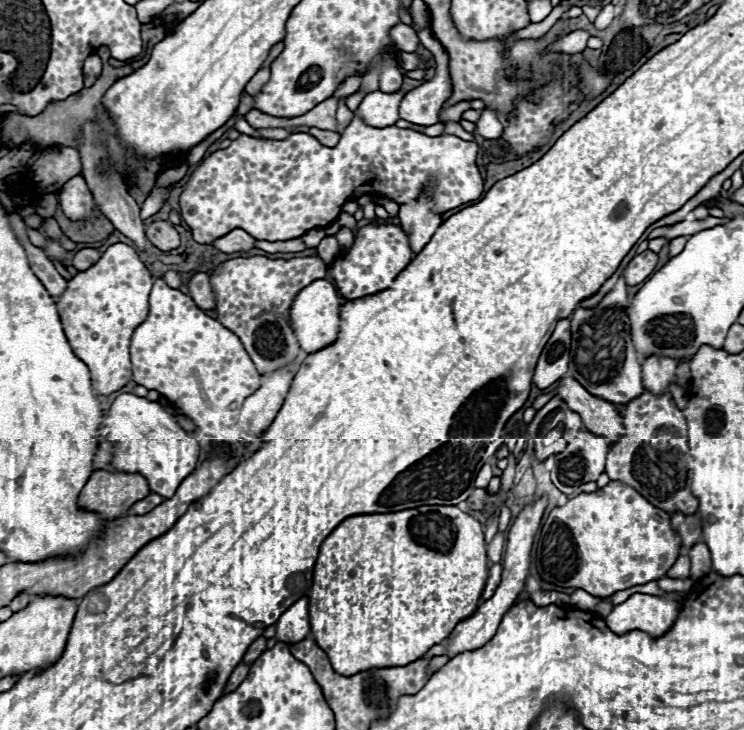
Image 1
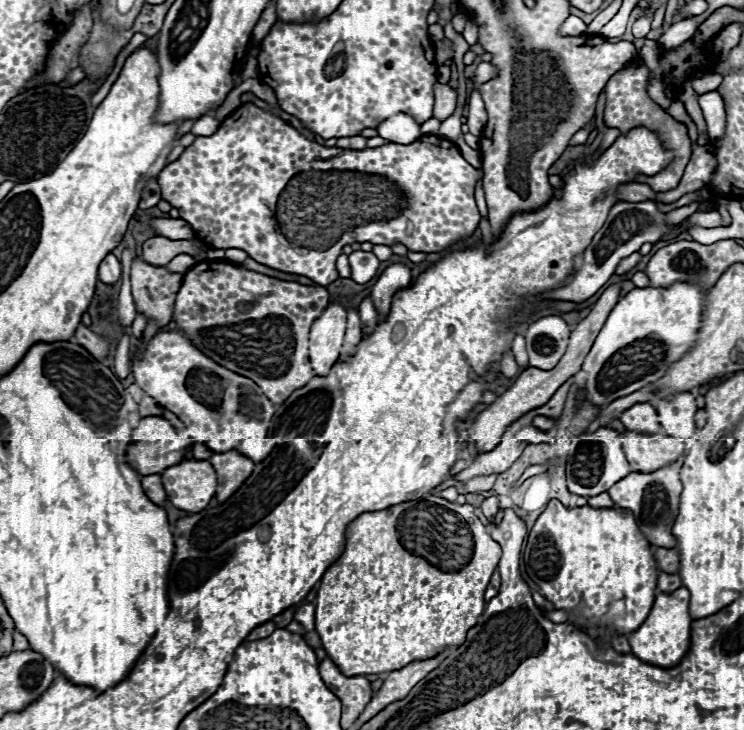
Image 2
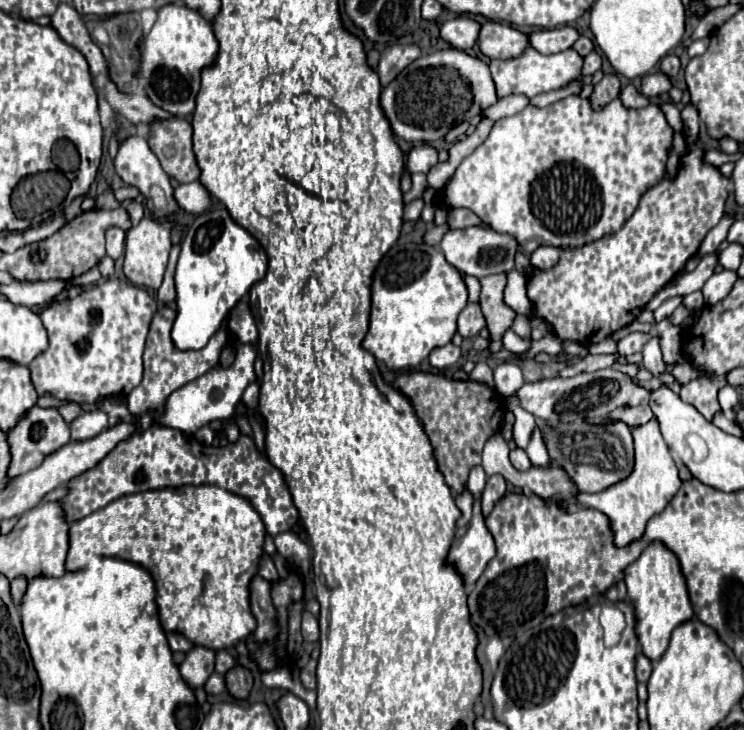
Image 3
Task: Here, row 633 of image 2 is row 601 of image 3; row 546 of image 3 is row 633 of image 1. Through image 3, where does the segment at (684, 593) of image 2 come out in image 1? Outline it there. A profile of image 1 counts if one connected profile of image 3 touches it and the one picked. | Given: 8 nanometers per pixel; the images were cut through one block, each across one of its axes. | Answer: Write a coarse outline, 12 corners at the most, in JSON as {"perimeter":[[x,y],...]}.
{"perimeter":[[684,592],[634,594],[614,606],[616,634],[660,638],[674,626]]}

